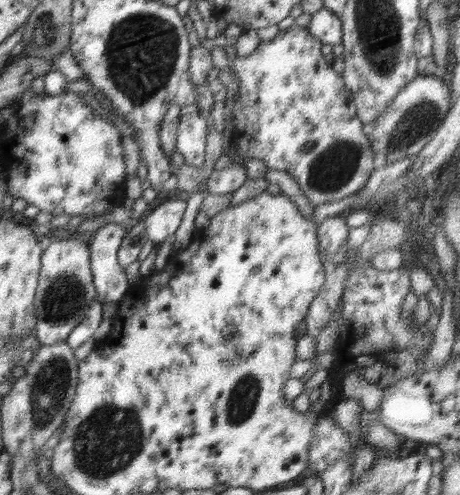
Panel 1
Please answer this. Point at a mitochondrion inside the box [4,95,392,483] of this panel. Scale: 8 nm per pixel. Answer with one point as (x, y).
(109, 439)

